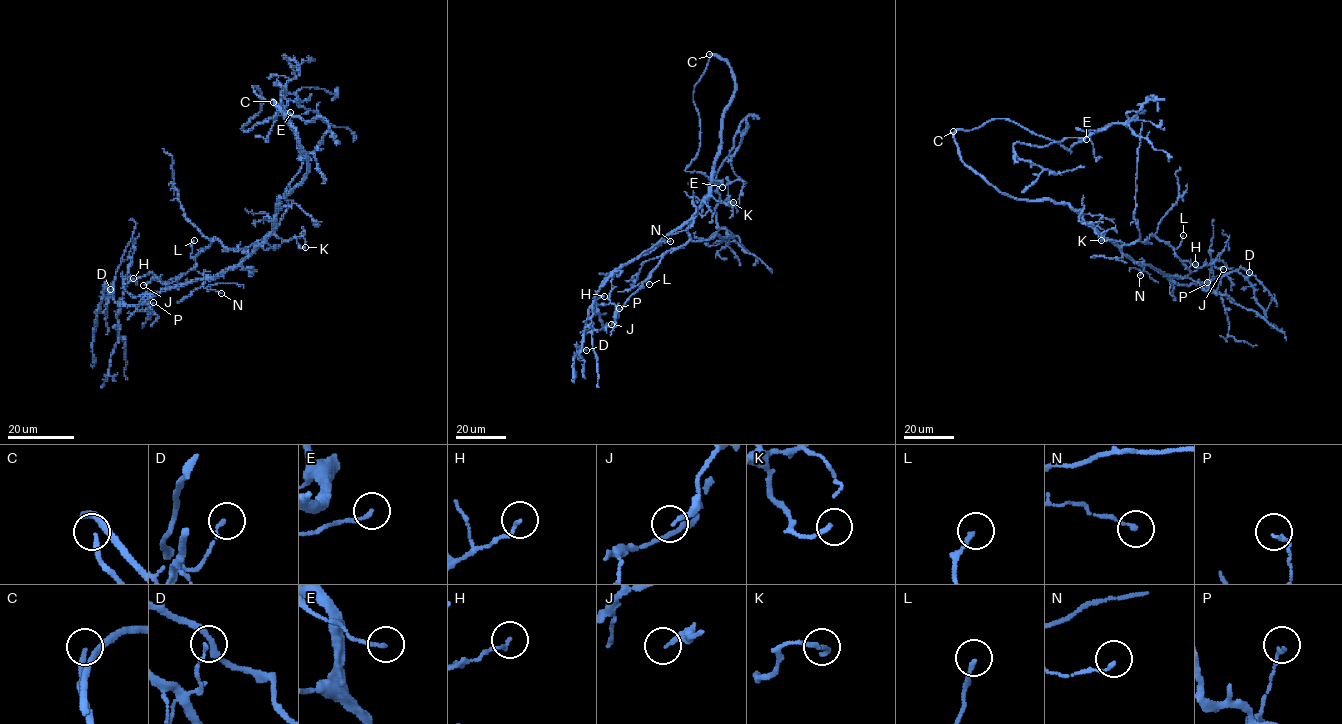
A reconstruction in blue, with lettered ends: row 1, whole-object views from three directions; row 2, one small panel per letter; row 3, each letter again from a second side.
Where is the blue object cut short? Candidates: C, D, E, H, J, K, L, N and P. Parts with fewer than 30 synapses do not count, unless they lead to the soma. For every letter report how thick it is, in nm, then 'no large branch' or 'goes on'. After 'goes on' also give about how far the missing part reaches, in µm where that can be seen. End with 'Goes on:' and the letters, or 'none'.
C: 130 nm thick; goes on; about 190 µm are missing
D: 120 nm thick; no large branch
E: 160 nm thick; no large branch
H: 130 nm thick; no large branch
J: 160 nm thick; no large branch
K: 120 nm thick; no large branch
L: 150 nm thick; no large branch
N: 160 nm thick; no large branch
P: 130 nm thick; no large branch
Goes on: C

